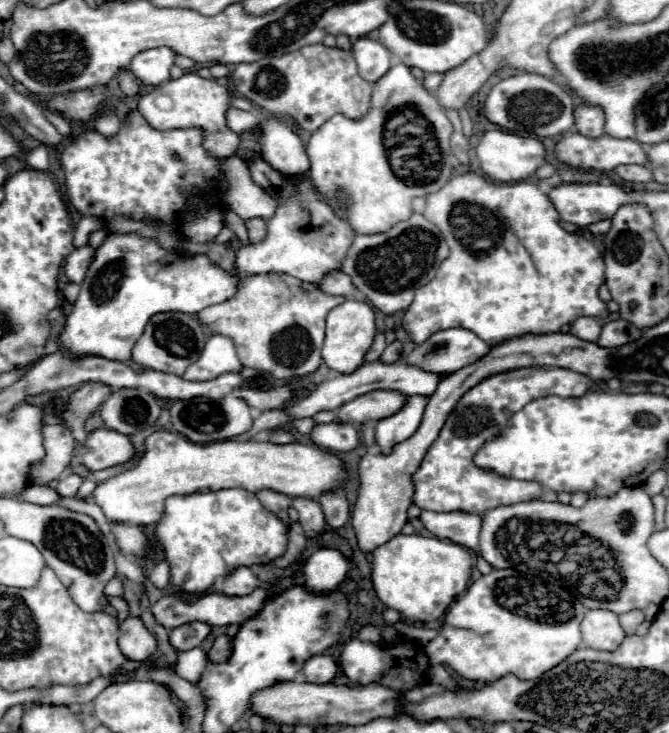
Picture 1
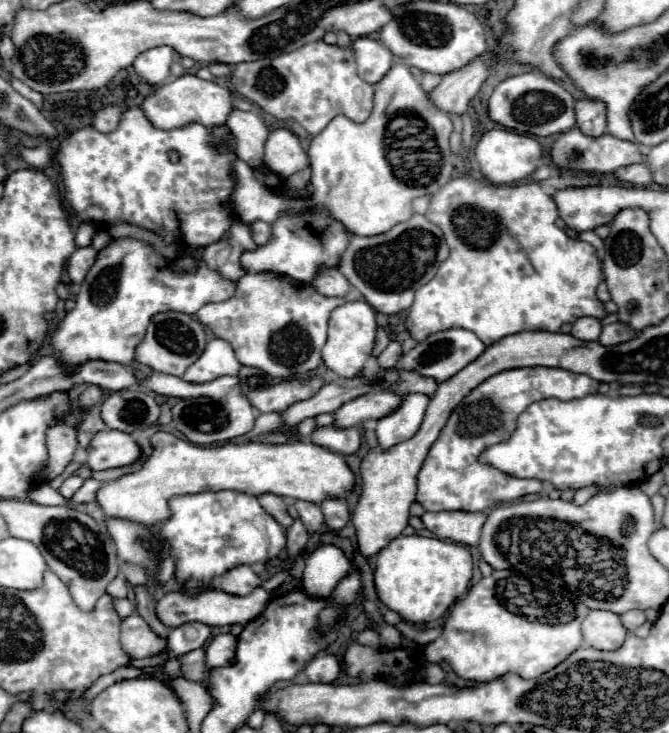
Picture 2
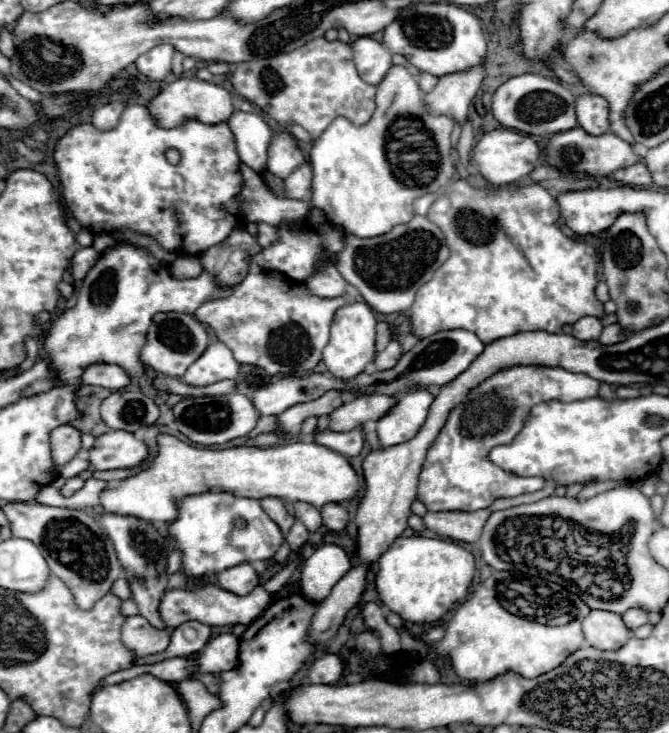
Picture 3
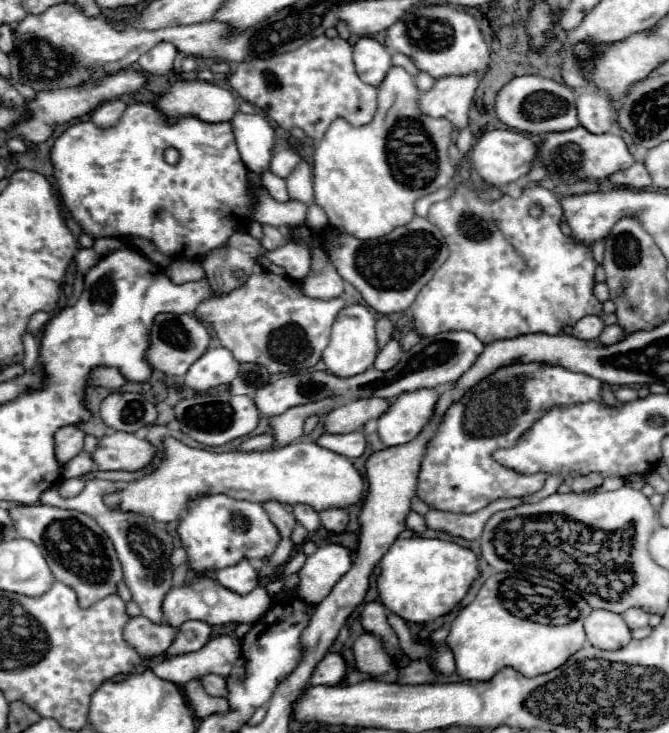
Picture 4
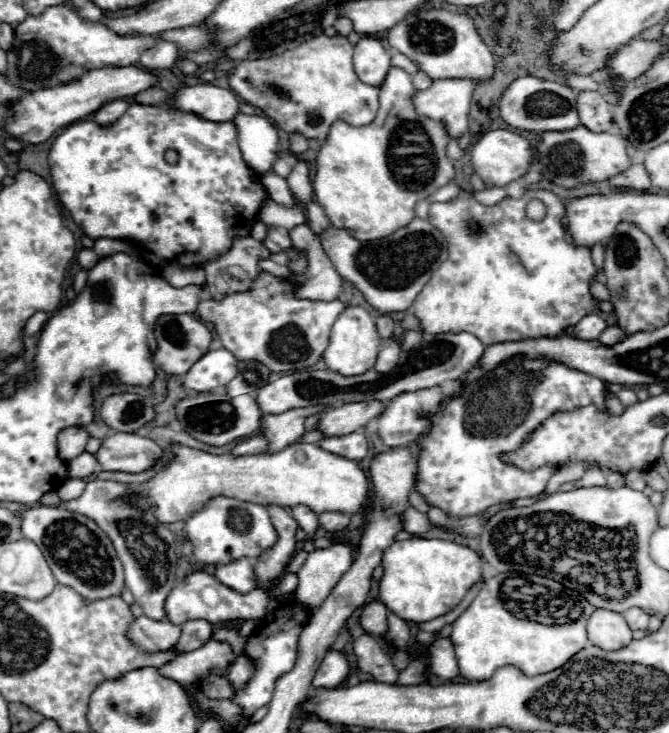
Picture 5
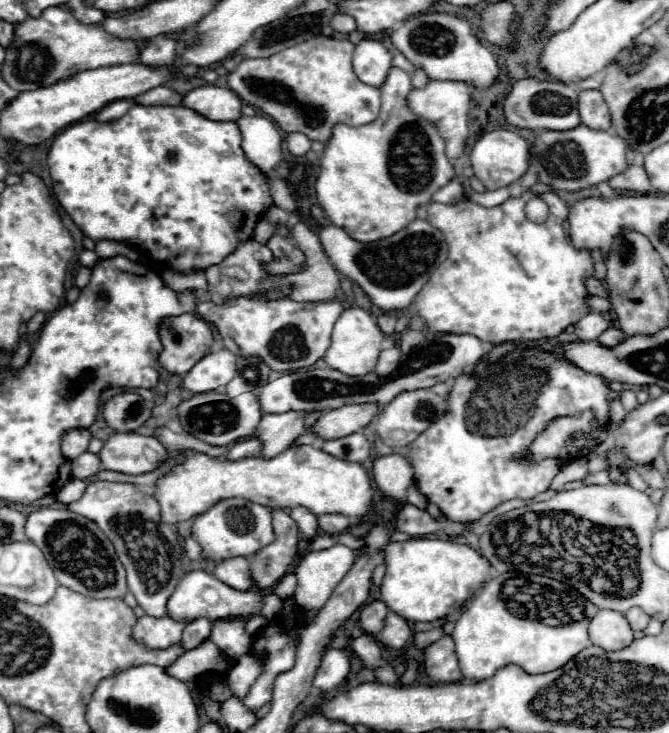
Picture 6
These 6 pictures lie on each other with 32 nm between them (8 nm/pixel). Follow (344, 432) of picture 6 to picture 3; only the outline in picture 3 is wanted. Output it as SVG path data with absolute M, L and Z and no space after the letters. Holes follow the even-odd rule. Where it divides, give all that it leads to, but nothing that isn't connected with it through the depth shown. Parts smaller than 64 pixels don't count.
M358 396L330 414L328 430L350 432L354 428L362 428L364 422L378 420L380 416L384 416L394 402L396 400L392 396Z

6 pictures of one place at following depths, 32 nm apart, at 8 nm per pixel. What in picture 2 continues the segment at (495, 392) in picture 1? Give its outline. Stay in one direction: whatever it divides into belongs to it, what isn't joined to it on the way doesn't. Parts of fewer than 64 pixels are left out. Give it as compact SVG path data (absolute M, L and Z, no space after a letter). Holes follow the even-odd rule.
M512 368L498 372L476 386L450 414L440 436L432 444L420 474L416 500L430 512L464 510L478 512L494 508L496 502L510 502L524 494L542 492L544 484L536 478L514 478L498 468L480 462L480 454L498 442L506 442L518 428L518 416L534 402L546 398L576 400L598 392L598 382L584 374L562 368Z

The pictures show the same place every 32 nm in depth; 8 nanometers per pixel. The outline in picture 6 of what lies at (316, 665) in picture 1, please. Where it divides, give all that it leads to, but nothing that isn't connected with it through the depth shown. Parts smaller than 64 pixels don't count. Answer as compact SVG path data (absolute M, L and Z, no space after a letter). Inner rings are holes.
M326 648L316 672L316 688L320 692L330 692L346 680L348 672L350 672L348 654L340 648Z

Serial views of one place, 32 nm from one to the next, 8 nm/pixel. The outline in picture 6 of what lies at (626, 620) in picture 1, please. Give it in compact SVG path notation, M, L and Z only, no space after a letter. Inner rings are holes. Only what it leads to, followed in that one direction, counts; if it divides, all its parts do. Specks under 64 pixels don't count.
M630 608L626 612L626 618L628 618L632 630L644 630L648 626L648 622L650 622L650 616L642 608Z

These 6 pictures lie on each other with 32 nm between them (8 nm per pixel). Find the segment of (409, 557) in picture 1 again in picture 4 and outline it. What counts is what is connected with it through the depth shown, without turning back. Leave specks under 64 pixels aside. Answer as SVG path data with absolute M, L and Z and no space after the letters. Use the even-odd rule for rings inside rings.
M412 536L408 540L396 540L388 548L388 552L382 556L380 568L382 568L382 574L378 576L380 602L390 612L404 618L406 622L416 622L416 624L432 622L432 620L452 612L454 606L458 606L460 600L466 596L472 582L480 576L478 556L470 548L464 548L450 540L430 540L430 538L422 538L422 536Z

